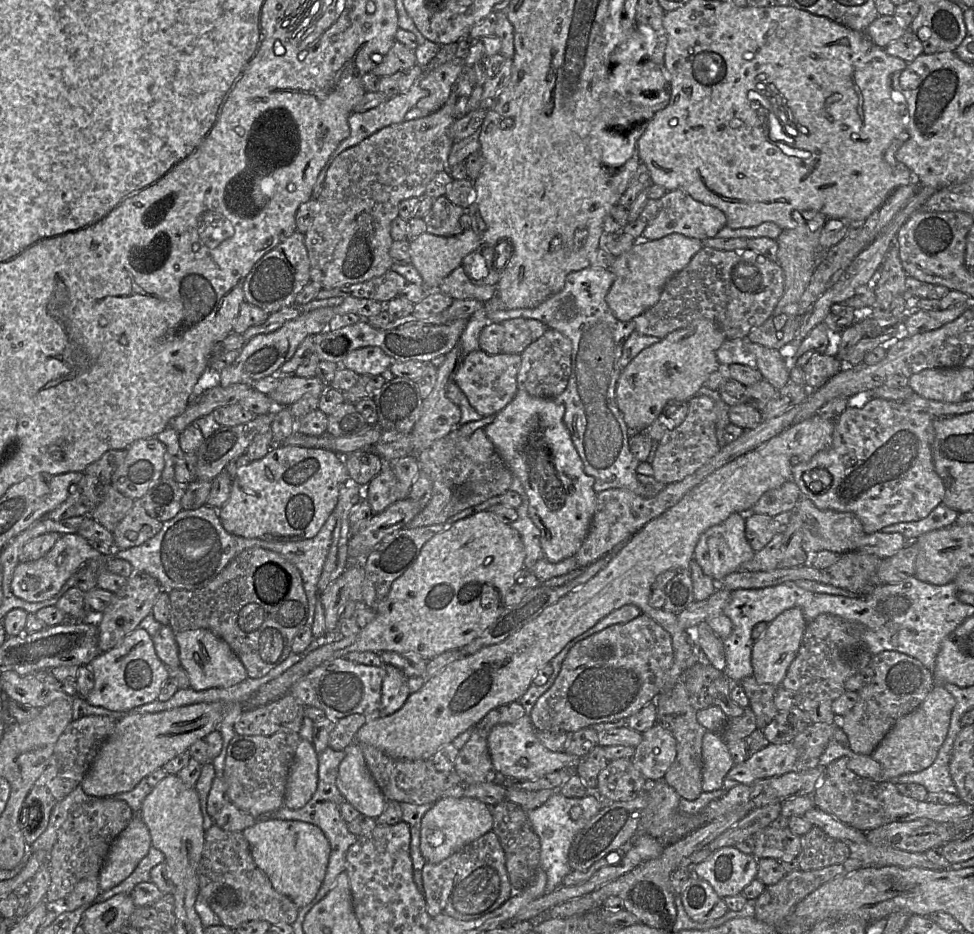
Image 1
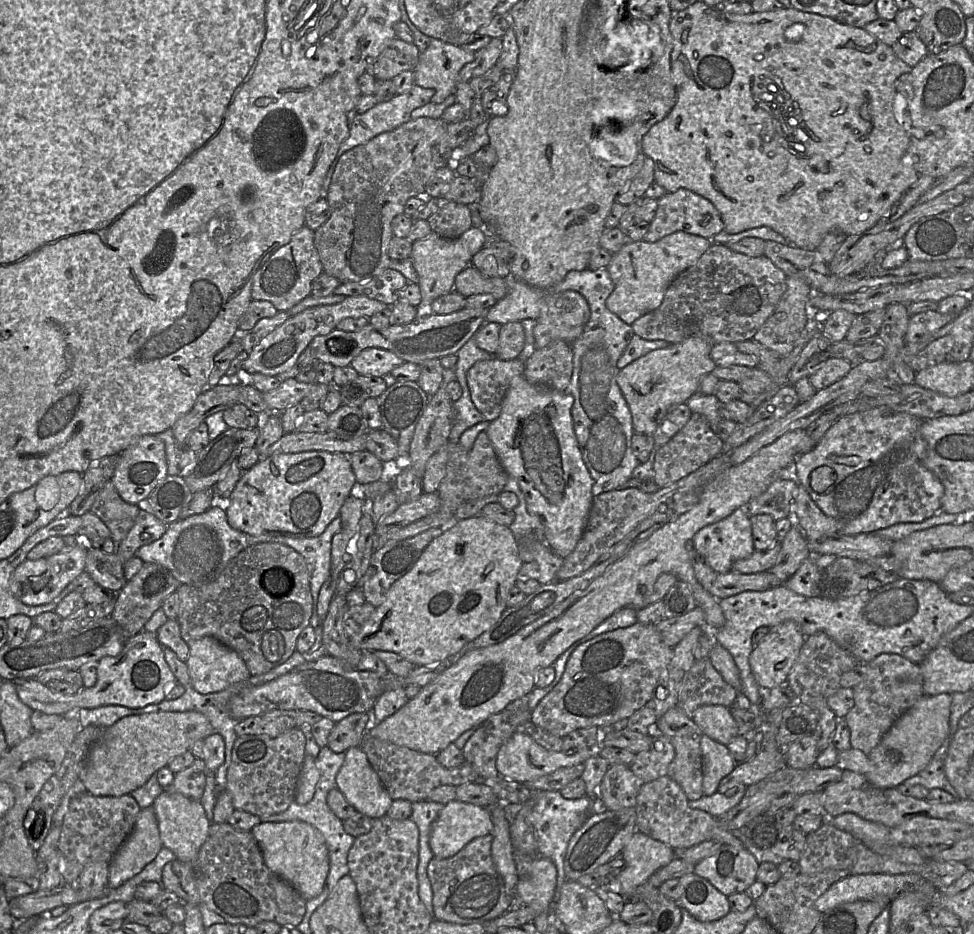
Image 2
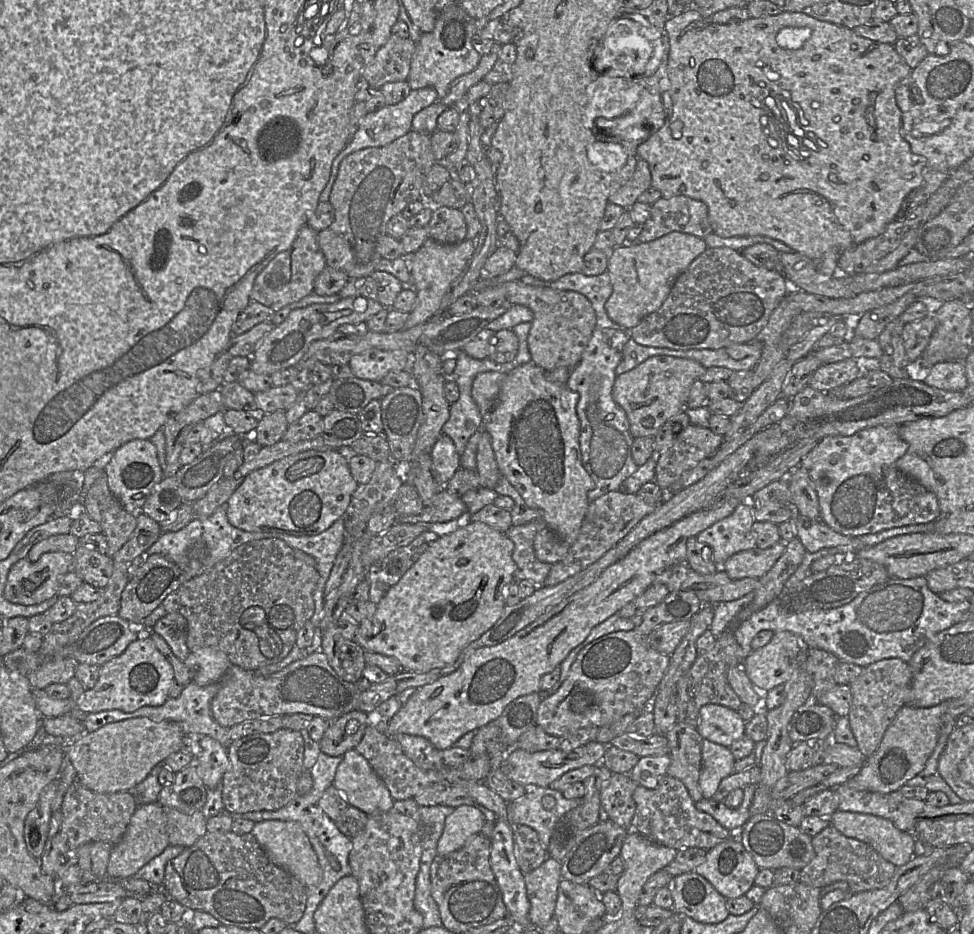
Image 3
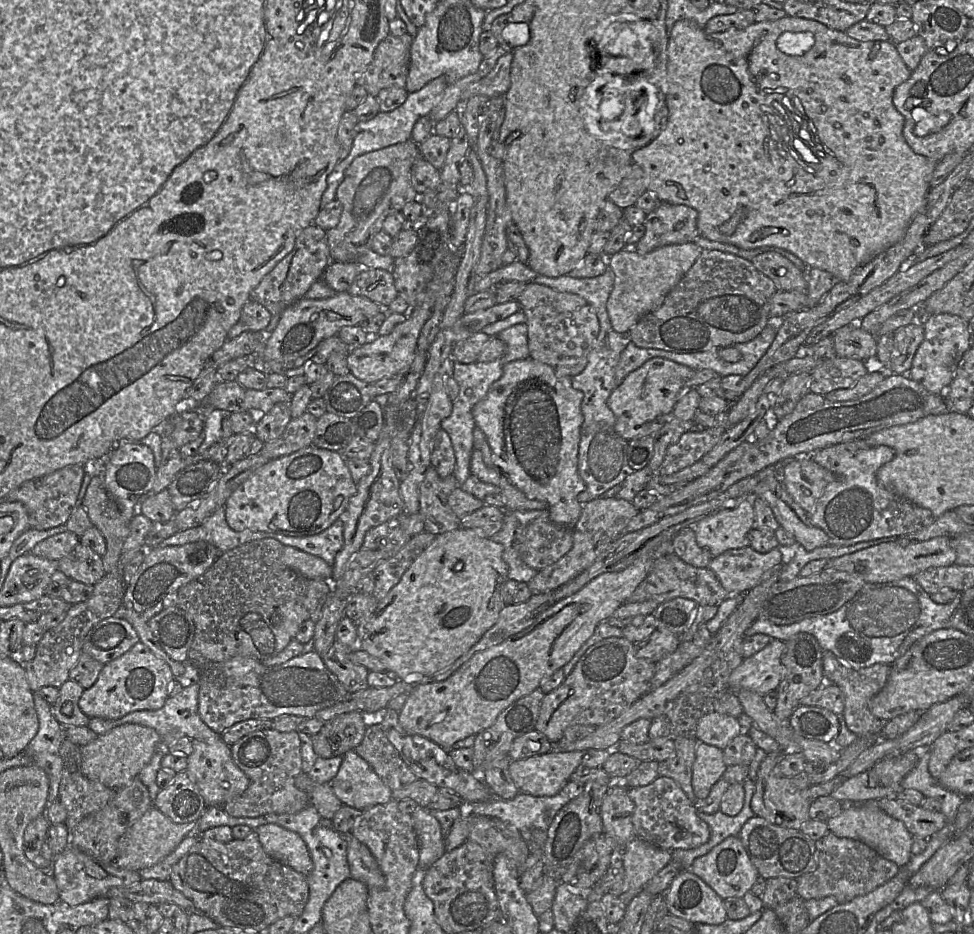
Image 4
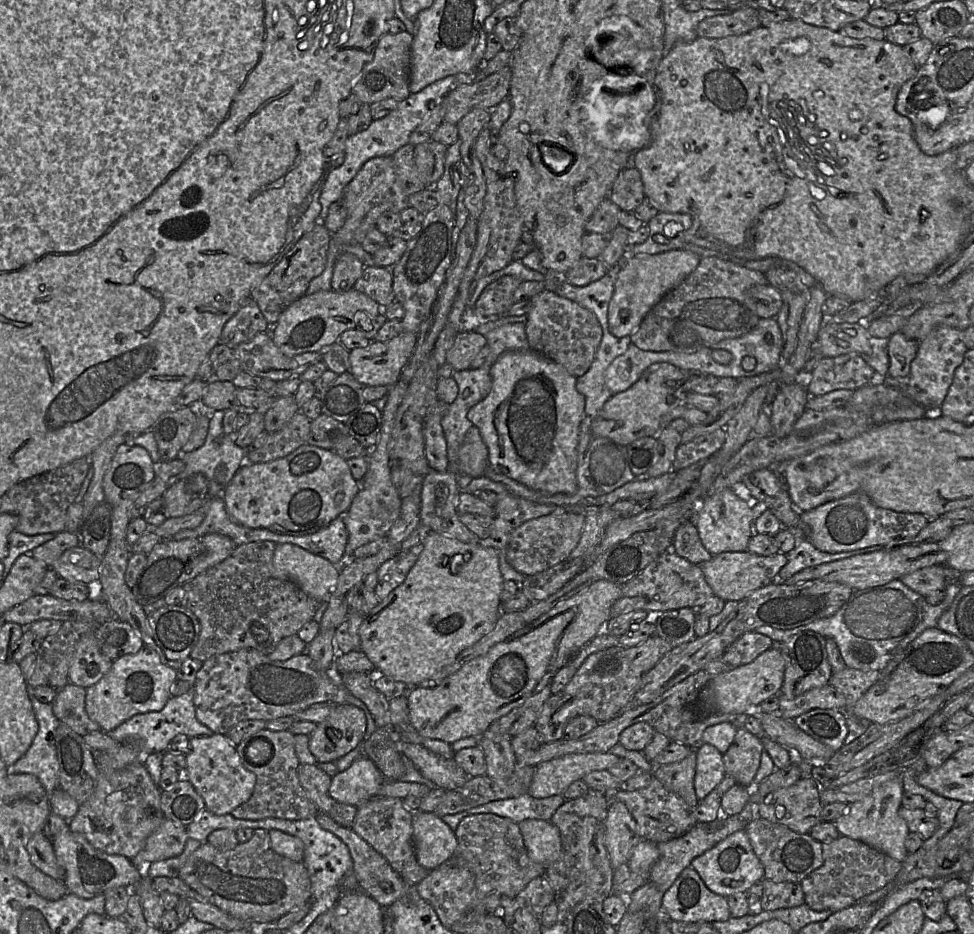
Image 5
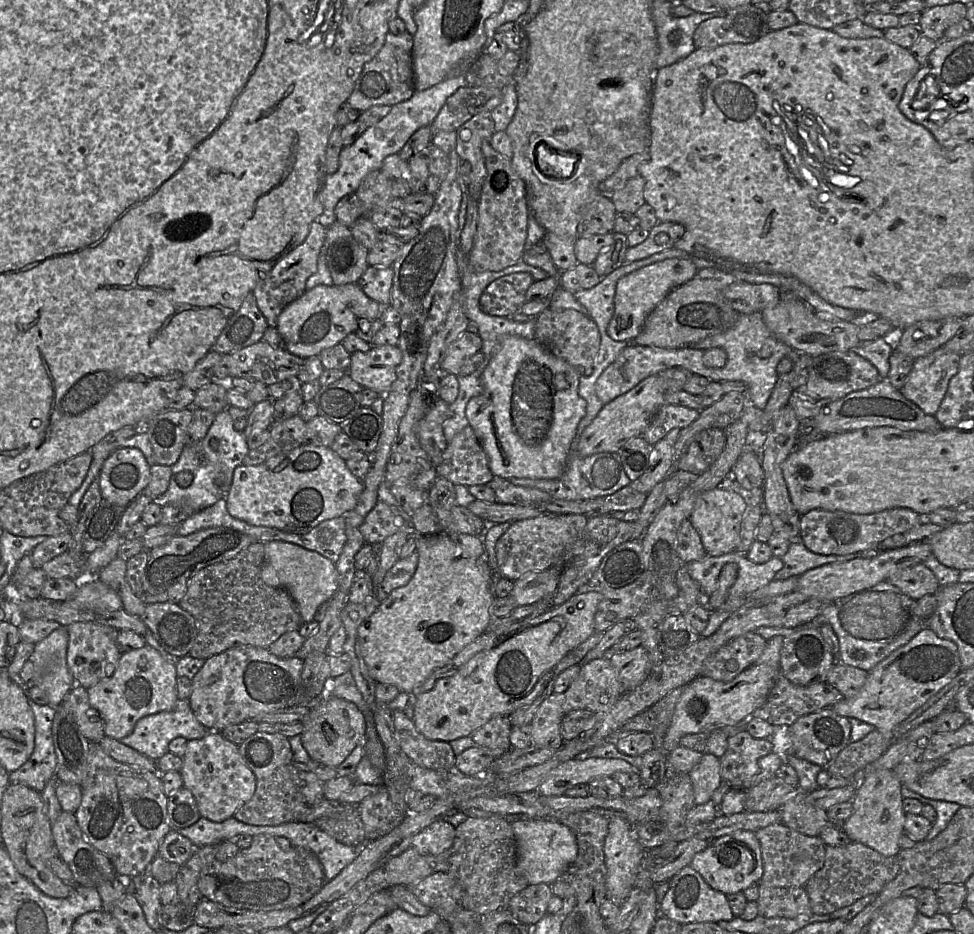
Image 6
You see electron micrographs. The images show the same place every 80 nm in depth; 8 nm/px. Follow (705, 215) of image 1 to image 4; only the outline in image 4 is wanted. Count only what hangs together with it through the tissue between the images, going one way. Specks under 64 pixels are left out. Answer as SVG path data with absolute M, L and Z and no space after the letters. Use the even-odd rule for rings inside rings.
M661 202L655 210L646 216L645 233L633 248L639 254L646 254L666 245L695 242L695 238L700 236L697 219L698 212L690 206Z

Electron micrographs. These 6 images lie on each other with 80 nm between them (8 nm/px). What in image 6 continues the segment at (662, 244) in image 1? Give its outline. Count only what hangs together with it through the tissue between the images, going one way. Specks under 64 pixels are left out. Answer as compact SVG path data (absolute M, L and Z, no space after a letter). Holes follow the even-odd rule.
M671 258L644 266L620 278L616 285L614 313L607 328L608 335L615 341L634 341L654 308L671 290L691 280L697 271L690 259Z

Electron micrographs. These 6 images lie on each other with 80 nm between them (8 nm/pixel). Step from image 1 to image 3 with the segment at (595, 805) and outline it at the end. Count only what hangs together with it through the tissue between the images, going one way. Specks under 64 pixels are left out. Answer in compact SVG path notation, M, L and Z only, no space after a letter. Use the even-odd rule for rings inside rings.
M530 787L521 798L507 803L507 820L511 825L522 824L535 830L547 850L558 821L580 803L581 799L566 799L558 790ZM545 796L555 799L555 806L550 810L546 810L542 805Z

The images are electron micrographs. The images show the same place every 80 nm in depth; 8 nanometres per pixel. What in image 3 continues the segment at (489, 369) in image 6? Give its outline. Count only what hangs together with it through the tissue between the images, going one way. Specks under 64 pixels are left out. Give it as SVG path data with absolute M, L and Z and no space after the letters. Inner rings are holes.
M532 361L509 371L490 419L482 427L491 437L501 474L517 489L528 507L543 511L542 518L547 527L568 545L572 545L590 505L588 492L595 487L595 483L582 465L580 422L576 412L579 394L567 388L566 384L547 380L544 371Z

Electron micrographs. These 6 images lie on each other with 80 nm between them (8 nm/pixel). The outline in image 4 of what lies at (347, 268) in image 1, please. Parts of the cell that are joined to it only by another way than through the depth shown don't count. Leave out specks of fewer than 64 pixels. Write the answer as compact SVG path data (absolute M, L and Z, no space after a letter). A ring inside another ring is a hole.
M412 139L379 150L357 156L345 170L342 182L336 191L336 200L342 205L338 224L326 231L330 261L355 262L366 250L371 249L371 242L376 233L382 229L384 219L391 213L399 212L403 207L414 202L418 193L411 183L411 169L415 160L421 156L419 144Z

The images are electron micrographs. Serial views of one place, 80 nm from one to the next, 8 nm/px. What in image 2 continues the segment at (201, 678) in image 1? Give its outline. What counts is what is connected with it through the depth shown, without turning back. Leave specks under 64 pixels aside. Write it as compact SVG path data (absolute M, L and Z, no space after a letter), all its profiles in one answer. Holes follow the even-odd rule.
M205 636L188 643L189 654L185 661L190 686L200 694L224 690L250 677L249 671L239 655L213 637Z

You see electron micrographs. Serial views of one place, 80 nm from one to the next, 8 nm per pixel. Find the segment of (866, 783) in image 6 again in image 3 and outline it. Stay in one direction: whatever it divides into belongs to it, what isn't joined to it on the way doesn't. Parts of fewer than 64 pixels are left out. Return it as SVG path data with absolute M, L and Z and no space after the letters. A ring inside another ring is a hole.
M837 810L830 816L829 822L844 836L871 846L897 868L904 866L914 857L914 836L899 830L888 819Z

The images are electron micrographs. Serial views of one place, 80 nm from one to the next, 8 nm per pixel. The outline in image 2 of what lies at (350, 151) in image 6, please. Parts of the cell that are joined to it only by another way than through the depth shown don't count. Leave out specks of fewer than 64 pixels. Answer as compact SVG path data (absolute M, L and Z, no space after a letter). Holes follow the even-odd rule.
M416 84L412 85L411 89L401 95L395 95L393 98L386 102L377 103L375 106L367 110L362 114L355 114L351 116L350 124L349 124L349 135L348 137L341 143L339 150L337 151L336 157L333 162L329 166L328 172L324 178L321 191L320 198L326 198L328 189L331 183L331 178L334 173L335 167L339 158L346 151L358 146L367 143L369 140L374 138L375 136L394 130L398 126L408 122L410 119L411 112L428 104L434 95L435 91L431 88L422 88Z

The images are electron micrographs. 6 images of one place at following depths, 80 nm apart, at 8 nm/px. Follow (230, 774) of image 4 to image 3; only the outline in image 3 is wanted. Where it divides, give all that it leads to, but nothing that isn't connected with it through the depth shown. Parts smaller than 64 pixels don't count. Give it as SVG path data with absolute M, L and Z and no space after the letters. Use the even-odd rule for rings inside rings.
M209 736L199 737L201 753L193 757L190 765L195 765L206 789L217 788L229 769L228 750Z

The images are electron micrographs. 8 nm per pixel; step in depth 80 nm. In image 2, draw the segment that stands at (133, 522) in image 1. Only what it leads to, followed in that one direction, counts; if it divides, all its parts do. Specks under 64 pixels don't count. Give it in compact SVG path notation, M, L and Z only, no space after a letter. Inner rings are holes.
M140 509L133 527L117 545L115 553L125 563L135 556L141 546L159 539L164 534L166 527L167 524L161 522L153 514Z

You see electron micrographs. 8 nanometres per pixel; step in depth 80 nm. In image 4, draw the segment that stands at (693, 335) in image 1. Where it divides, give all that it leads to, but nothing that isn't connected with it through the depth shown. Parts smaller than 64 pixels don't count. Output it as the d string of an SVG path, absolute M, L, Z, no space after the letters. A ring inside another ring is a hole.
M656 357L628 374L610 394L607 405L614 413L614 429L627 441L655 435L673 416L673 410L686 391L686 382L696 370L674 361Z

